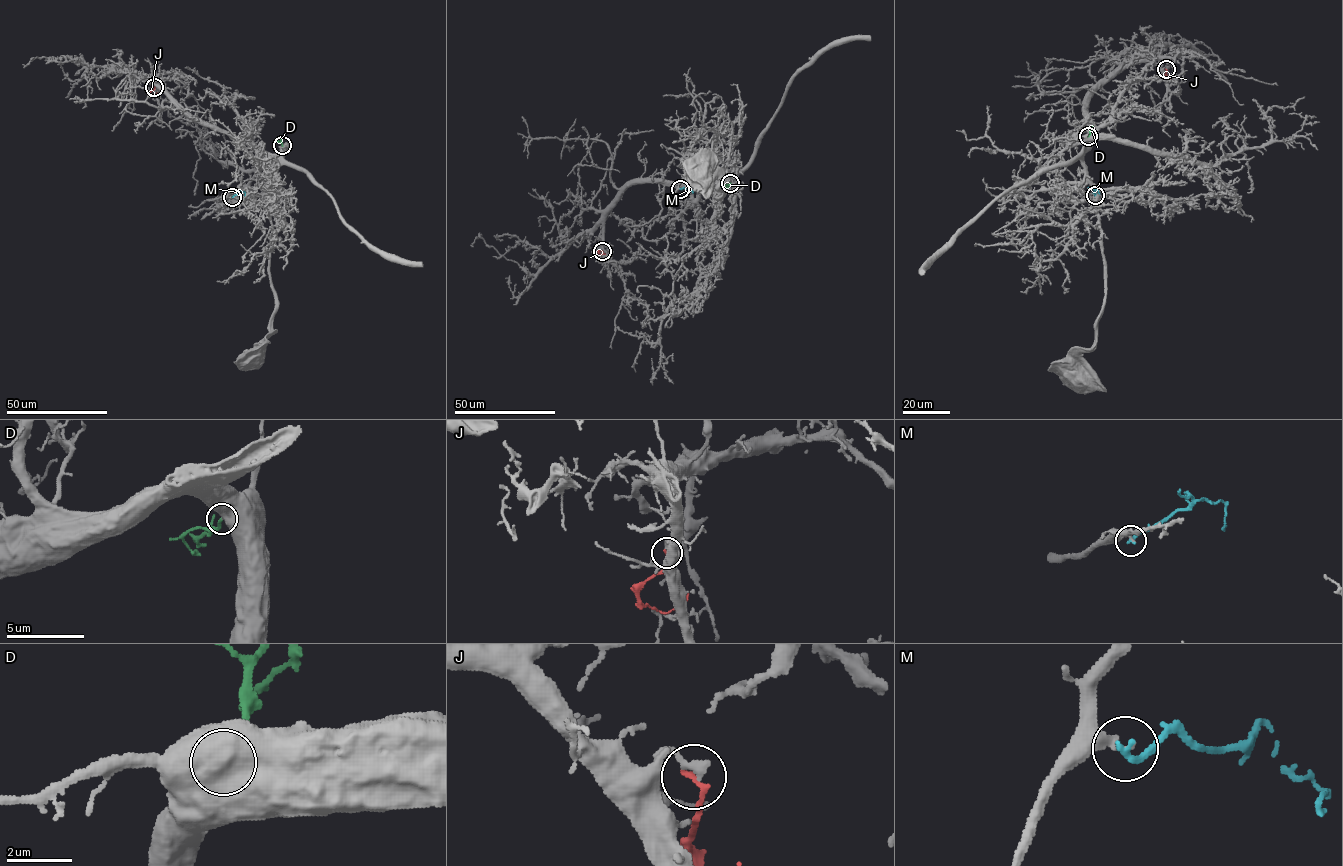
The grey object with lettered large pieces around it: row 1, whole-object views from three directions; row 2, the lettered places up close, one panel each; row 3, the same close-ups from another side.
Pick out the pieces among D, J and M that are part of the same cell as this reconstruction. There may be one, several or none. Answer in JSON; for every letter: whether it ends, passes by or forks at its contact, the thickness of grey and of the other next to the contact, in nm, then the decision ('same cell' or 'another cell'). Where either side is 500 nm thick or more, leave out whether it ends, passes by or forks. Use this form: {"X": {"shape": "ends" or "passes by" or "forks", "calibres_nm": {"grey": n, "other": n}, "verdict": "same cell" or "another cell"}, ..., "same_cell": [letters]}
{"D": {"calibres_nm": {"grey": 550, "other": 180}, "verdict": "same cell"}, "J": {"shape": "ends", "calibres_nm": {"grey": 240, "other": 170}, "verdict": "another cell"}, "M": {"shape": "ends", "calibres_nm": {"grey": 240, "other": 240}, "verdict": "another cell"}, "same_cell": ["D"]}

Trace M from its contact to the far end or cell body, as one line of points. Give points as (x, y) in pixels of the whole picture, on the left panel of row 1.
M: (232, 197), (241, 191), (245, 195)

